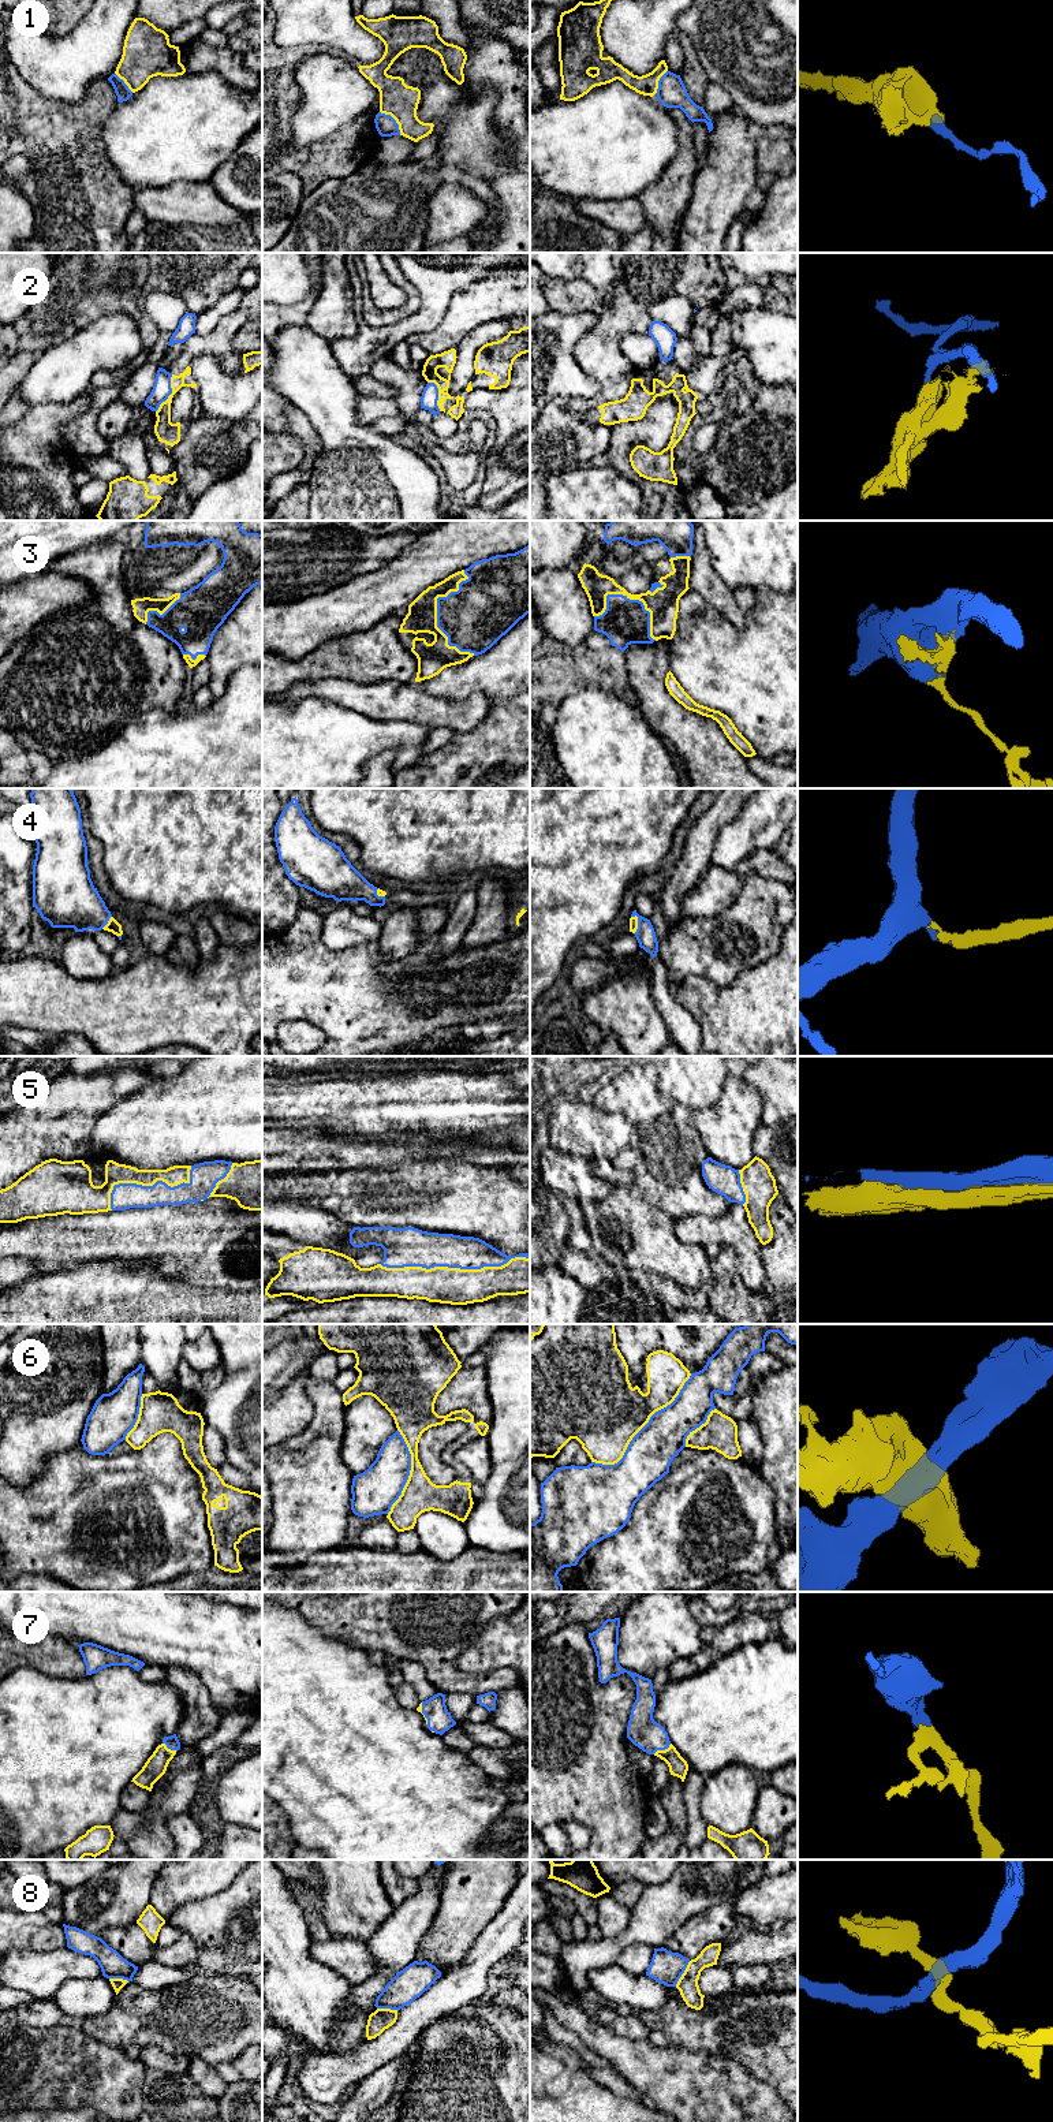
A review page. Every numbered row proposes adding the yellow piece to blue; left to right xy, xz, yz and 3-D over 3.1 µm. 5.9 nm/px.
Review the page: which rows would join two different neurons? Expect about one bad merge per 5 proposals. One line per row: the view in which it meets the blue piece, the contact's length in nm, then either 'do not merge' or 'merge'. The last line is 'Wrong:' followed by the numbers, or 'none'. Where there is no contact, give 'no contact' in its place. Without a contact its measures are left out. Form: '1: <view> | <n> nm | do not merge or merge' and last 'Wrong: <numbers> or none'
1: xz | 180 nm | do not merge
2: xy | 240 nm | do not merge
3: xz | 500 nm | merge
4: yz | 120 nm | merge
5: xz | 900 nm | merge
6: yz | 800 nm | do not merge
7: yz | 130 nm | merge
8: yz | 180 nm | do not merge
Wrong: 1, 2, 6, 8

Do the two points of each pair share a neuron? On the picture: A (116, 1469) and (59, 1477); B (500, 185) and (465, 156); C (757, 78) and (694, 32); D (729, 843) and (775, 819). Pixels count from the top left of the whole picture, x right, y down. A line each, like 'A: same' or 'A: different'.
A: same
B: different
C: same
D: same

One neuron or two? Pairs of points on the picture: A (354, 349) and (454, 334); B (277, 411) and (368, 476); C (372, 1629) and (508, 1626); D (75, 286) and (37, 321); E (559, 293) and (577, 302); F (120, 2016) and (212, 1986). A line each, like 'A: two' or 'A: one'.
A: two
B: two
C: two
D: one
E: one
F: one

